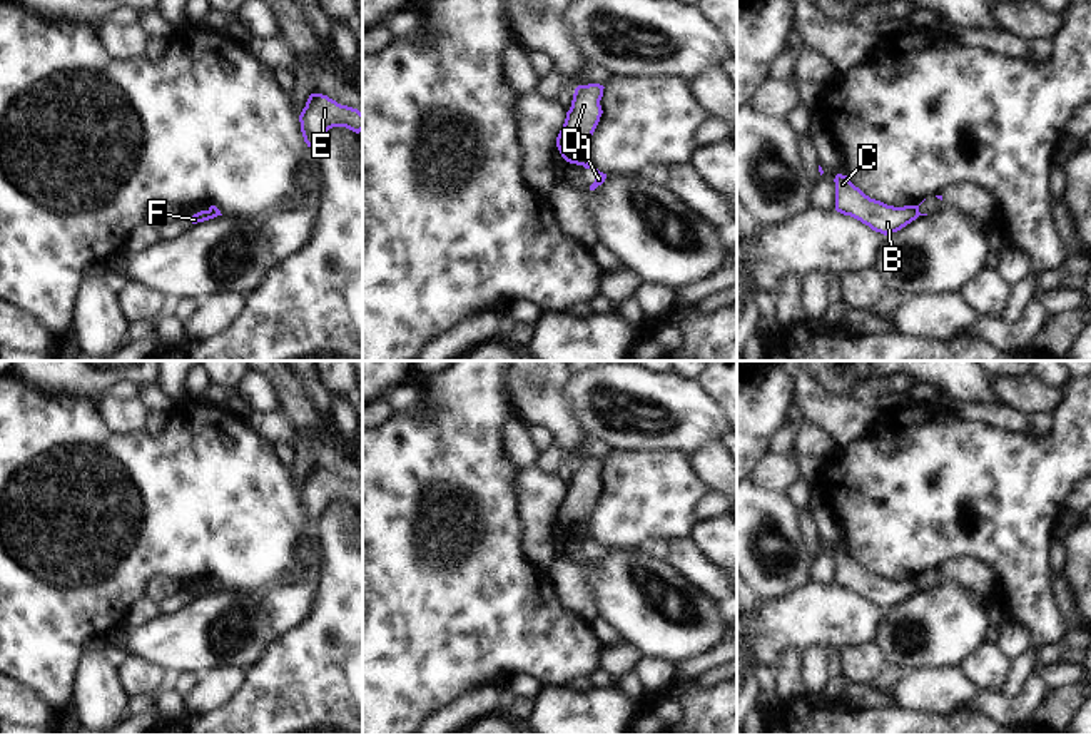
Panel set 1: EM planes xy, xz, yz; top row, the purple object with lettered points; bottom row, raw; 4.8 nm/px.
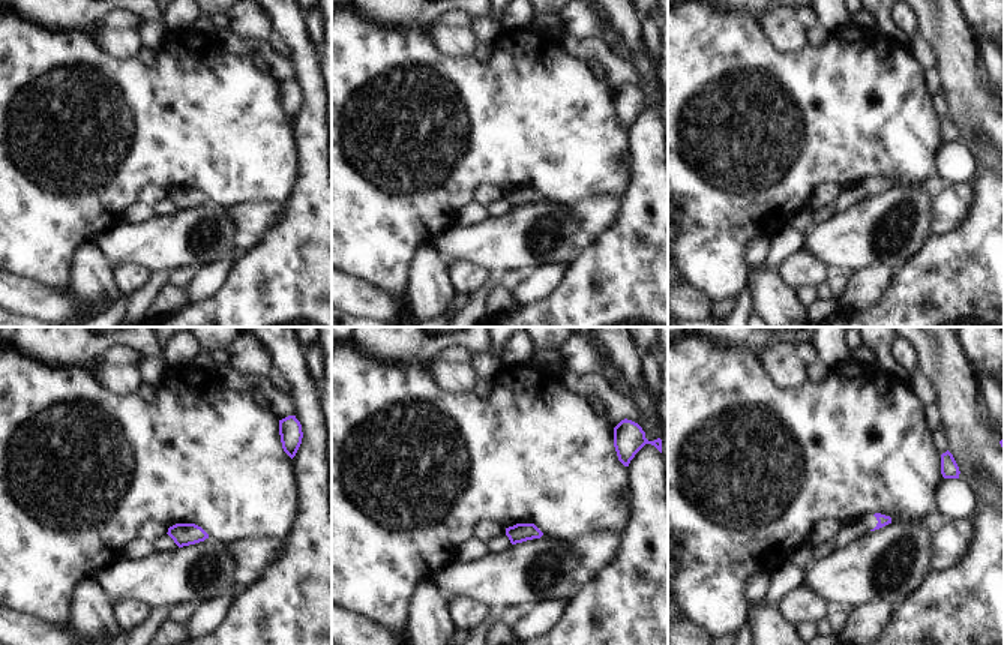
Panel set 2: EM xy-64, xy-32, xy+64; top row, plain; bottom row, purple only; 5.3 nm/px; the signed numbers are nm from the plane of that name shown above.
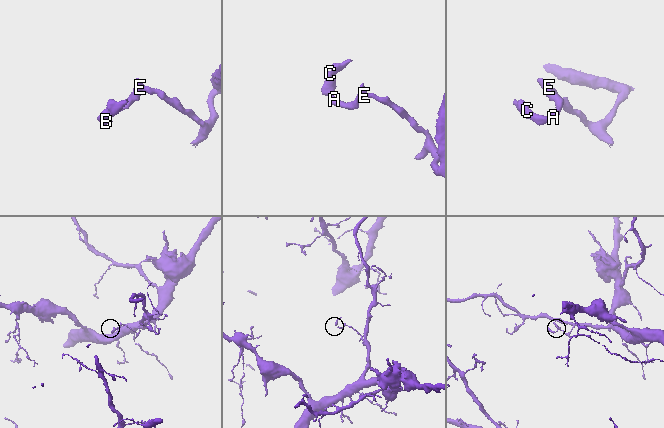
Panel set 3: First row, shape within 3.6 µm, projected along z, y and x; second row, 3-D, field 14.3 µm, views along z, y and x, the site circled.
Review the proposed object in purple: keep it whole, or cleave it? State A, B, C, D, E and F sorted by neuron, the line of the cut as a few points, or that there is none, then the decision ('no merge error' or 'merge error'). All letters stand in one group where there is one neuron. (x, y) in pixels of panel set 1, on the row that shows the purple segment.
groups A E / B C D F; cut xz (588, 164), (583, 166); merge error

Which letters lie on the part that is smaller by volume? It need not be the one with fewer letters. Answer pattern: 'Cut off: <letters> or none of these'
Cut off: B, C, D, F

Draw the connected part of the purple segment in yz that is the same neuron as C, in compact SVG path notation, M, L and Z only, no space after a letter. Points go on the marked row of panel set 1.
M837 174L834 182L835 210L860 220L875 232L884 236L897 232L919 217L916 205L894 207L870 199L847 175Z

